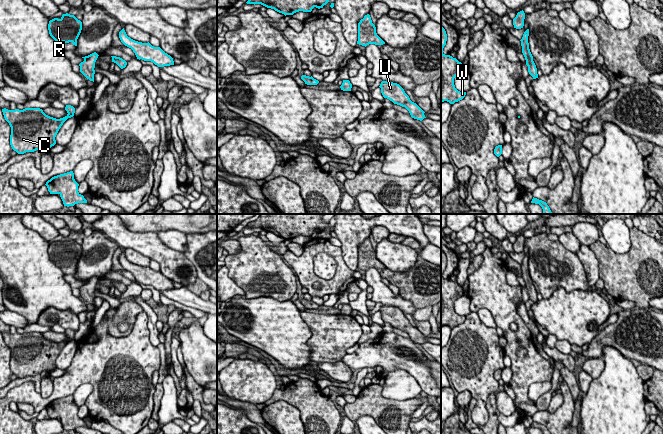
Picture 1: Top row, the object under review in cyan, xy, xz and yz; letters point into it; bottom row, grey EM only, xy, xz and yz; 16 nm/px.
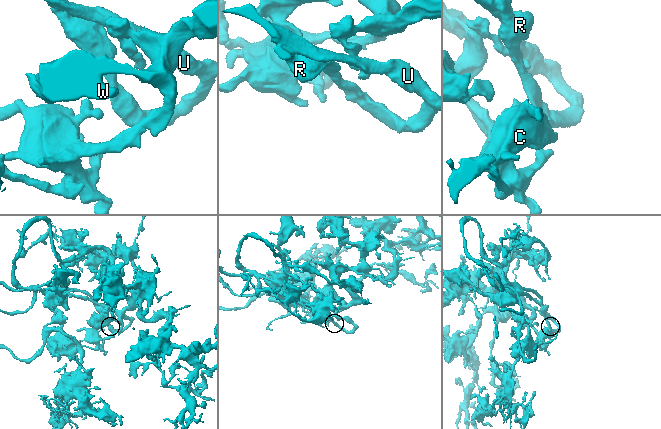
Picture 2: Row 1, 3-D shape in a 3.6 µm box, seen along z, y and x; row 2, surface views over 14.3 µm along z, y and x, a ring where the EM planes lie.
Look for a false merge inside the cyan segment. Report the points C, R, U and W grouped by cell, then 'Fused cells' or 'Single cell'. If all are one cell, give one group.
Groups: C R U W. Single cell

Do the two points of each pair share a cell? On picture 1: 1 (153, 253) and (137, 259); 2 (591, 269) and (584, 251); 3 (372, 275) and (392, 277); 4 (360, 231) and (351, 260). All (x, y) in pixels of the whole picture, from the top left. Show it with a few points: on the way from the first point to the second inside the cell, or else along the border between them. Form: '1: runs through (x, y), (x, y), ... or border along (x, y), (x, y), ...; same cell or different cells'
1: border along (125, 247), (130, 247), (151, 259); different cells
2: runs through (591, 265), (586, 255); same cell
3: border along (379, 272), (382, 277); different cells
4: runs through (353, 238), (351, 240), (351, 253); same cell

